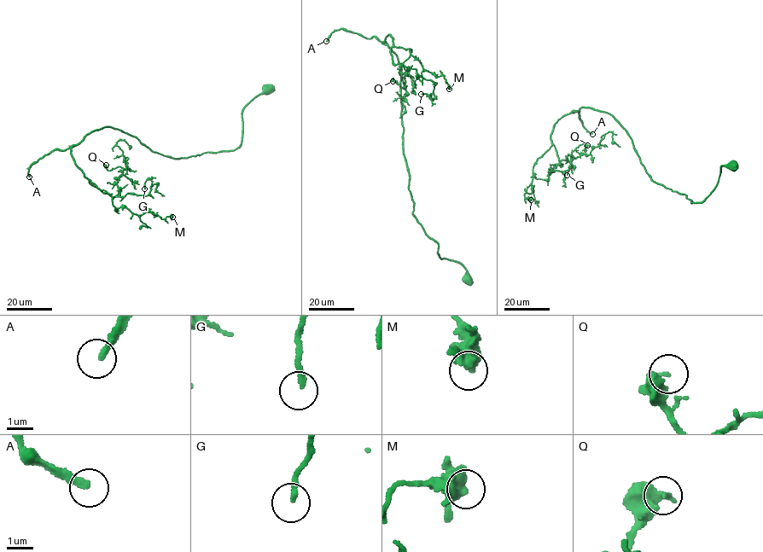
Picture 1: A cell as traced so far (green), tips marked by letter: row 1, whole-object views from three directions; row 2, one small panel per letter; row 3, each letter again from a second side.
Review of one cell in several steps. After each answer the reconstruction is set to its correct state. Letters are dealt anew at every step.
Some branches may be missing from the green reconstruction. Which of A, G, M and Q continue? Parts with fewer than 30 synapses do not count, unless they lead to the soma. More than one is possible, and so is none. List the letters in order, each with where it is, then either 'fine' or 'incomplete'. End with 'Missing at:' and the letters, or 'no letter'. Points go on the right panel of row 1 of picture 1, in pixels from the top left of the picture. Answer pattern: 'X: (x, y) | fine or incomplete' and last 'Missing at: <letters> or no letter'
A: (592, 134) | incomplete
G: (567, 175) | fine
M: (531, 200) | fine
Q: (587, 145) | fine
Missing at: A

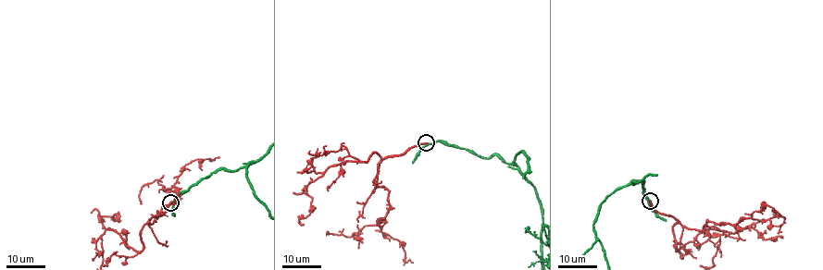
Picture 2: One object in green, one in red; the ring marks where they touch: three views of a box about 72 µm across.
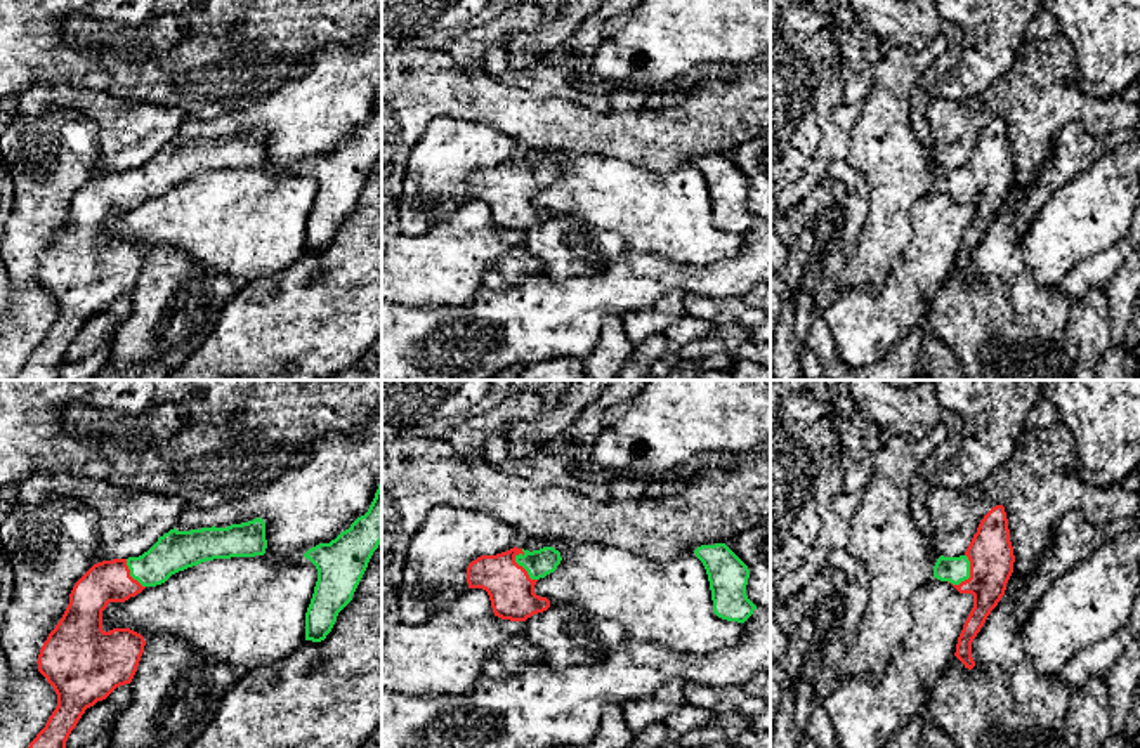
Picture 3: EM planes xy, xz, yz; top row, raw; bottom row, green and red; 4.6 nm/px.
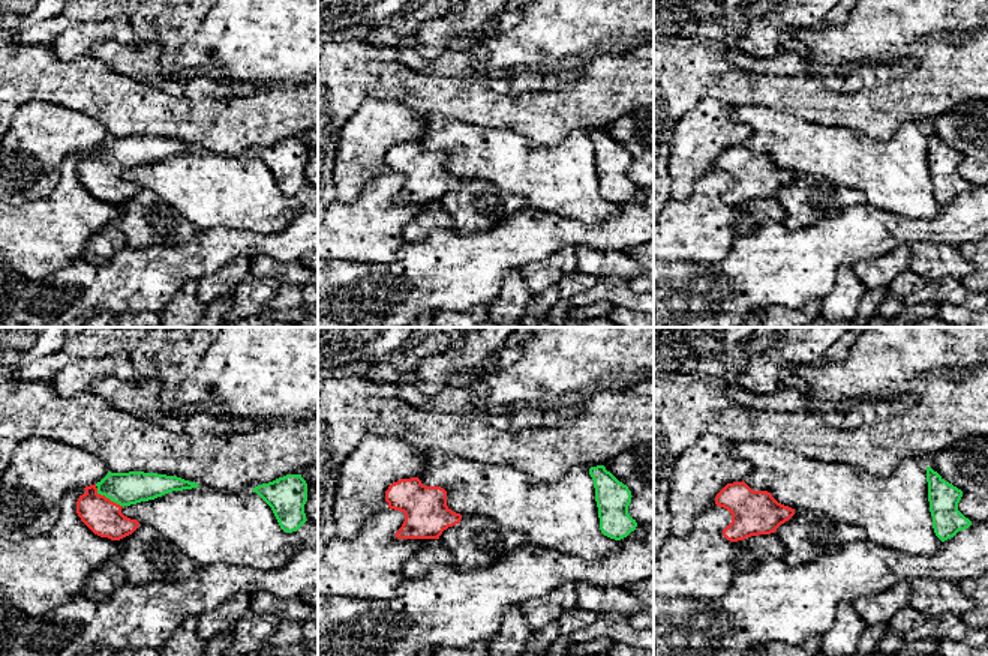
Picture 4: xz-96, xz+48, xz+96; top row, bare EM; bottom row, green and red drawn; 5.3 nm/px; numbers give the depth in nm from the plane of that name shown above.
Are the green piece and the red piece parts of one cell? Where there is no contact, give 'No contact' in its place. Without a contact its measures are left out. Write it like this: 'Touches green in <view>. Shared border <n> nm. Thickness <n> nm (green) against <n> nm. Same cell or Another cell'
Touches green in xz. Shared border 170 nm. Thickness 130 nm (green) against 220 nm. Same cell

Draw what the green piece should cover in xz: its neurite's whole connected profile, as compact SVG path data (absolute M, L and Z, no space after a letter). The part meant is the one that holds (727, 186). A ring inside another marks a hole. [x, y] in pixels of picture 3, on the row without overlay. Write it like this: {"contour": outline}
{"contour": "M725 154L701 156L694 165L708 186L713 224L744 234L757 220L746 207L748 177Z"}

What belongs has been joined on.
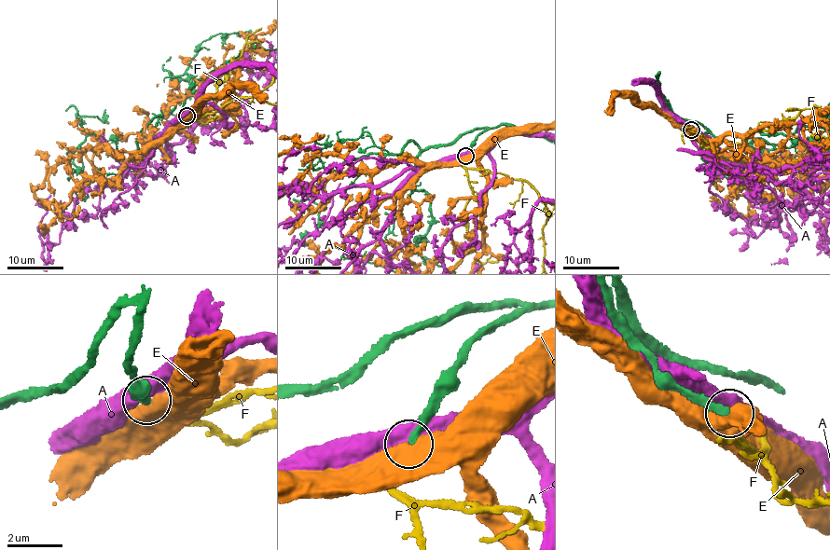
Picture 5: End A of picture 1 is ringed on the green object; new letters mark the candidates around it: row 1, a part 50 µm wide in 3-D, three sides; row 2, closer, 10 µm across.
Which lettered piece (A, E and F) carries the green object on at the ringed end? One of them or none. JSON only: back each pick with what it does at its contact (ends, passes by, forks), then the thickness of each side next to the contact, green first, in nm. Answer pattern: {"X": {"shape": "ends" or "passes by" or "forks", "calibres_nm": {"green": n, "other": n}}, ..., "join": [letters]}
{"F": {"shape": "ends", "calibres_nm": {"green": 260, "other": 200}}, "join": ["F"]}

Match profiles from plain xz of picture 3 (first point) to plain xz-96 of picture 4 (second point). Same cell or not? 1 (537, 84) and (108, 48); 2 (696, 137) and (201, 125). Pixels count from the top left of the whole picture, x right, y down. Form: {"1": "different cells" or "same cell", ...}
{"1": "same cell", "2": "same cell"}

